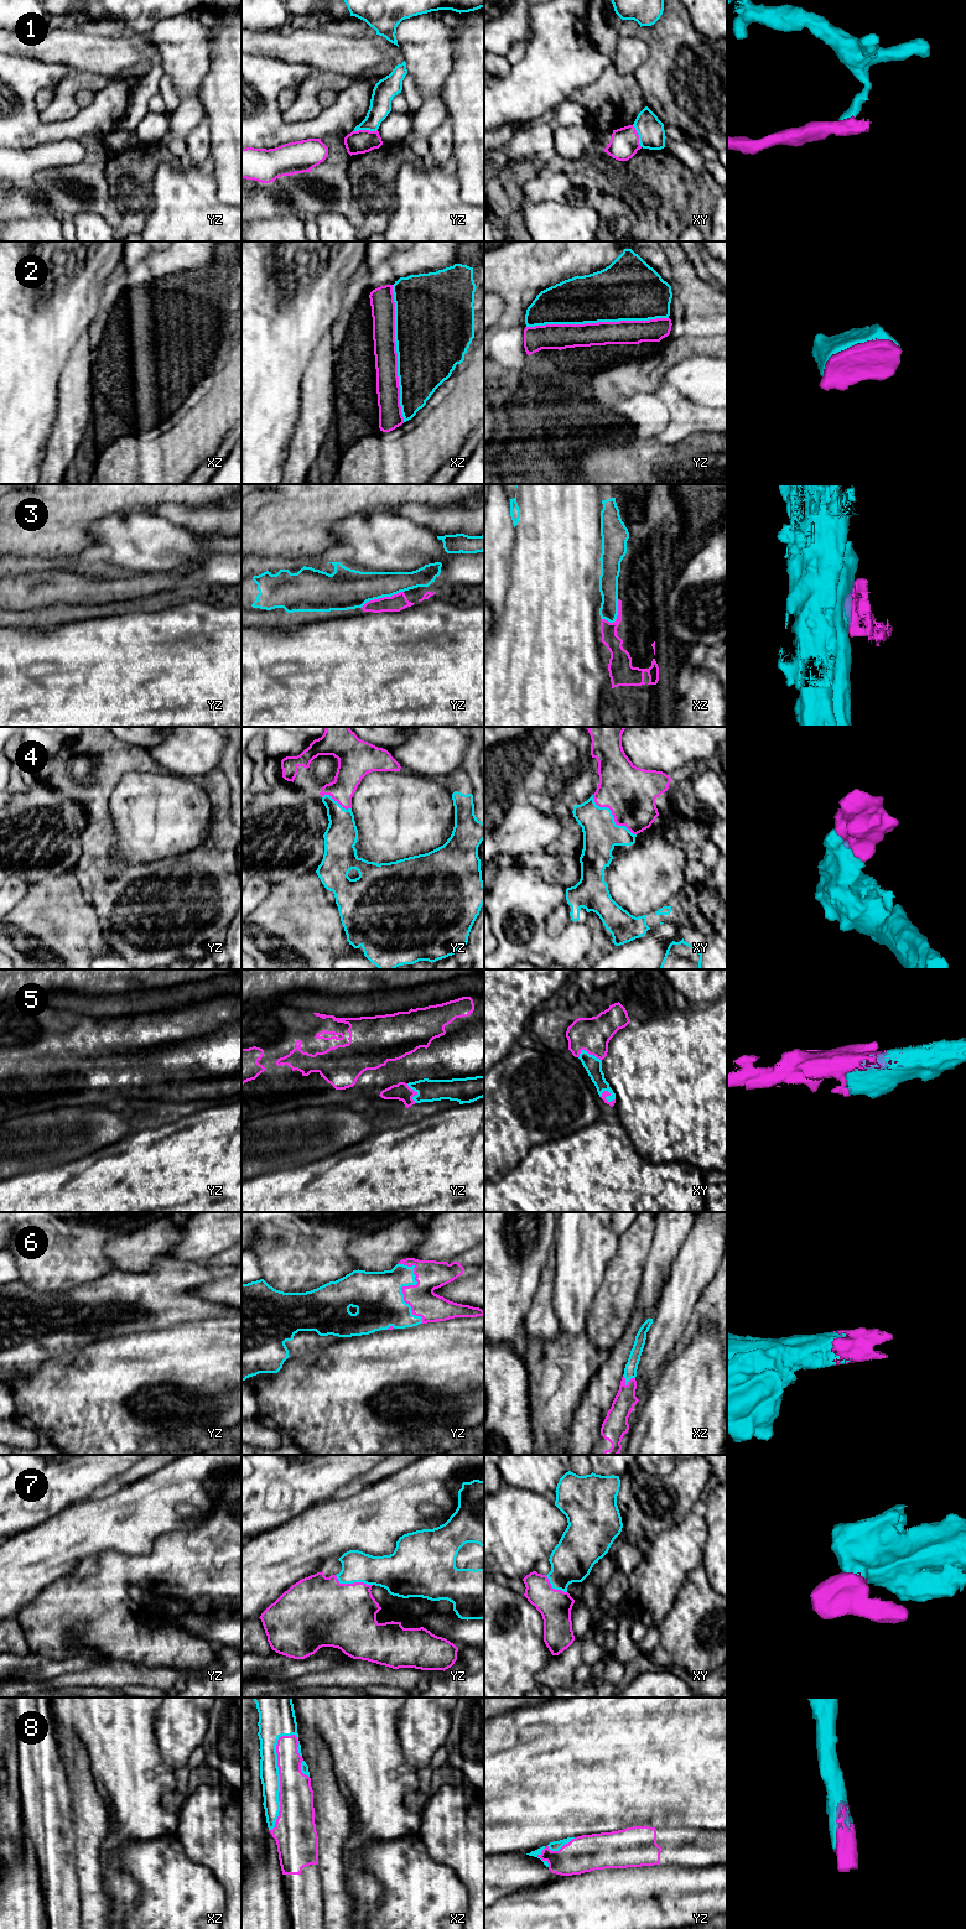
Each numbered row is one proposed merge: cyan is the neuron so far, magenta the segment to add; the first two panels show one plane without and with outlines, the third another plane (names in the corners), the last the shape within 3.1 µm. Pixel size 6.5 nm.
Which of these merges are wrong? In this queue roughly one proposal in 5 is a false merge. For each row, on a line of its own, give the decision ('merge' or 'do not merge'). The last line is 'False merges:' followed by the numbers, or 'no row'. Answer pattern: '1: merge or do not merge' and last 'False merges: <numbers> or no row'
1: do not merge
2: merge
3: do not merge
4: merge
5: merge
6: merge
7: merge
8: merge
False merges: 1, 3

